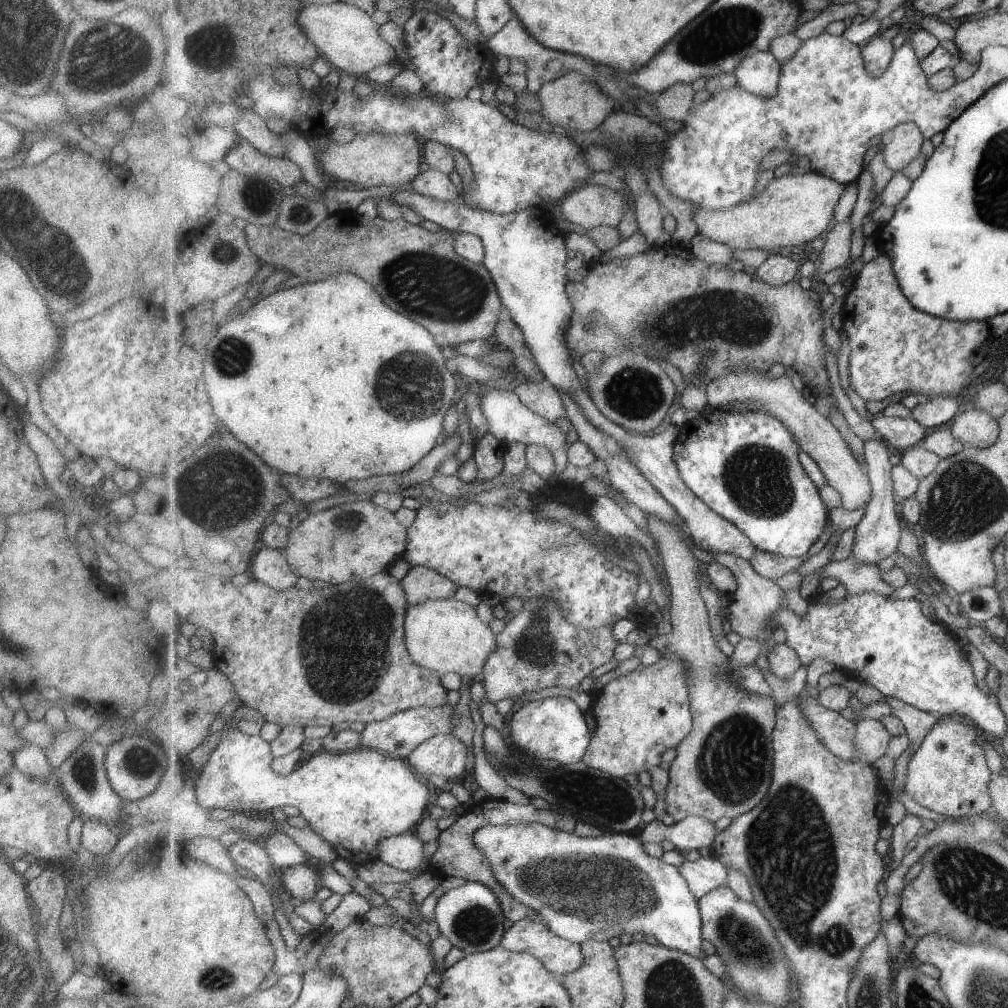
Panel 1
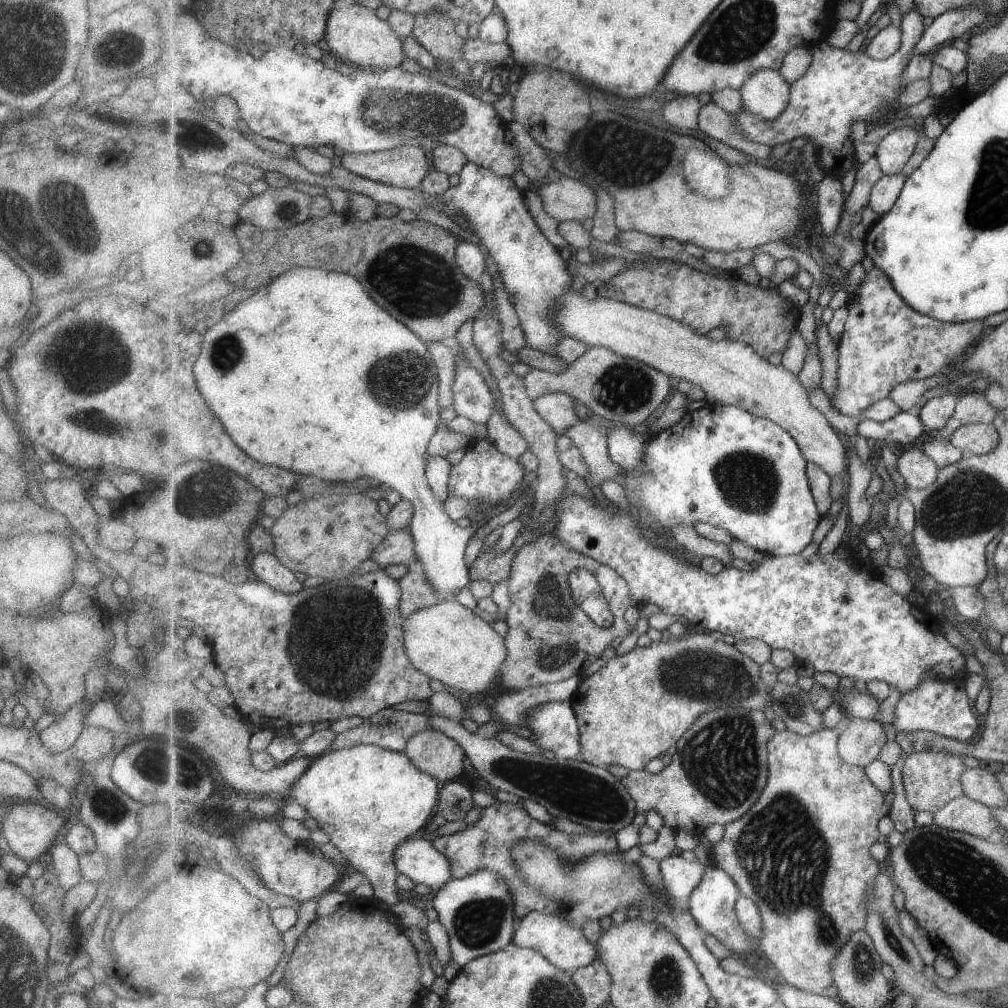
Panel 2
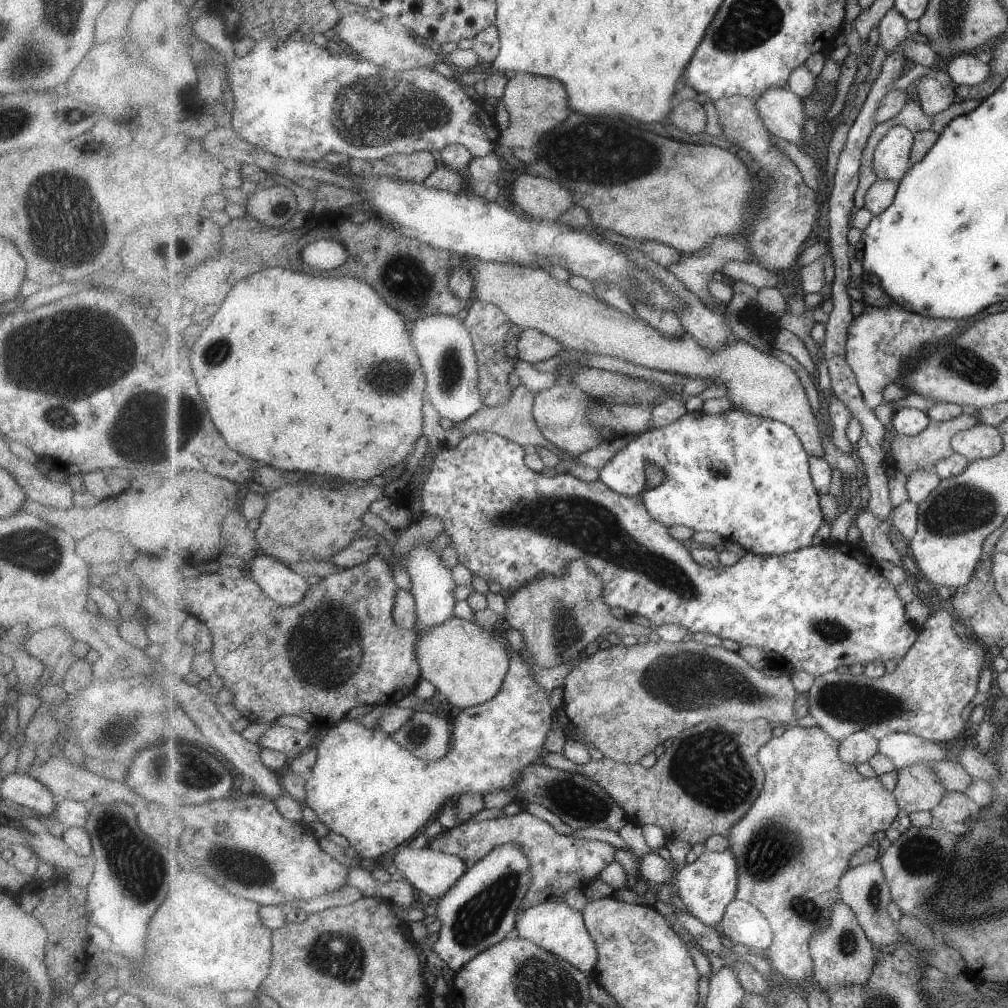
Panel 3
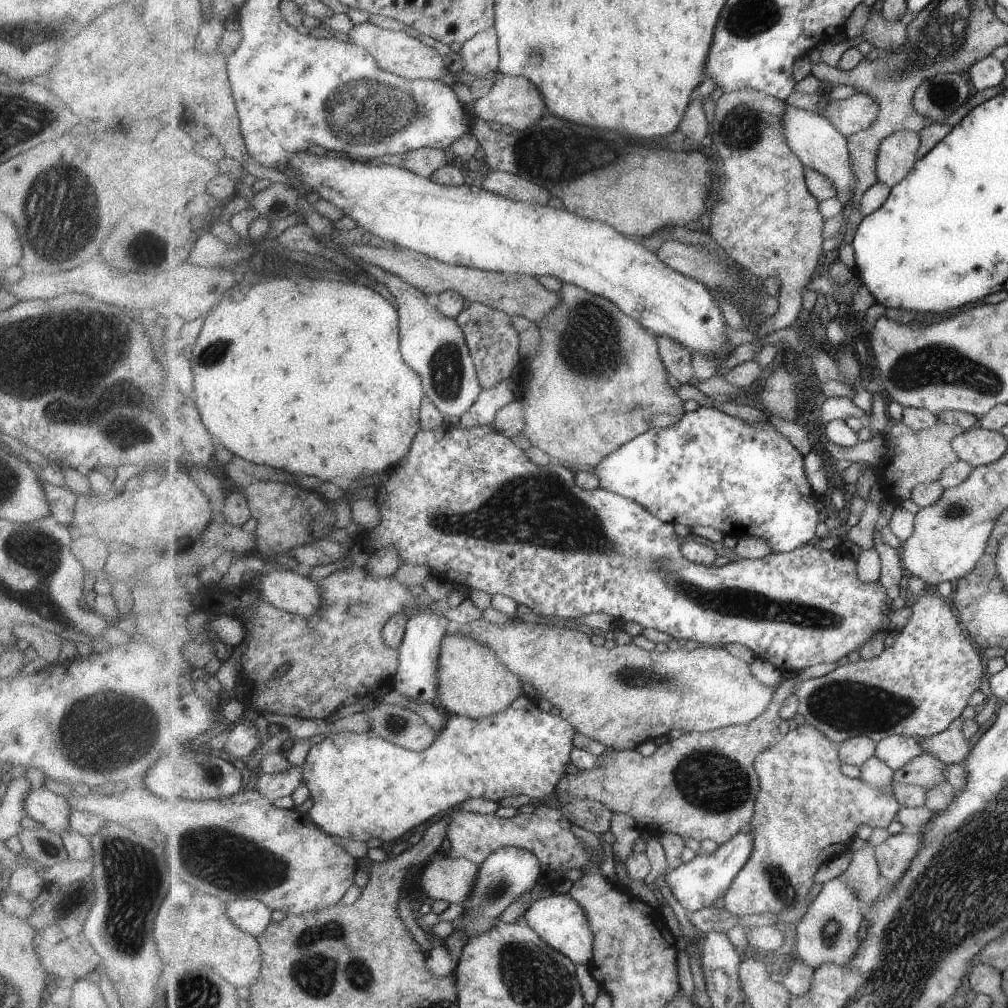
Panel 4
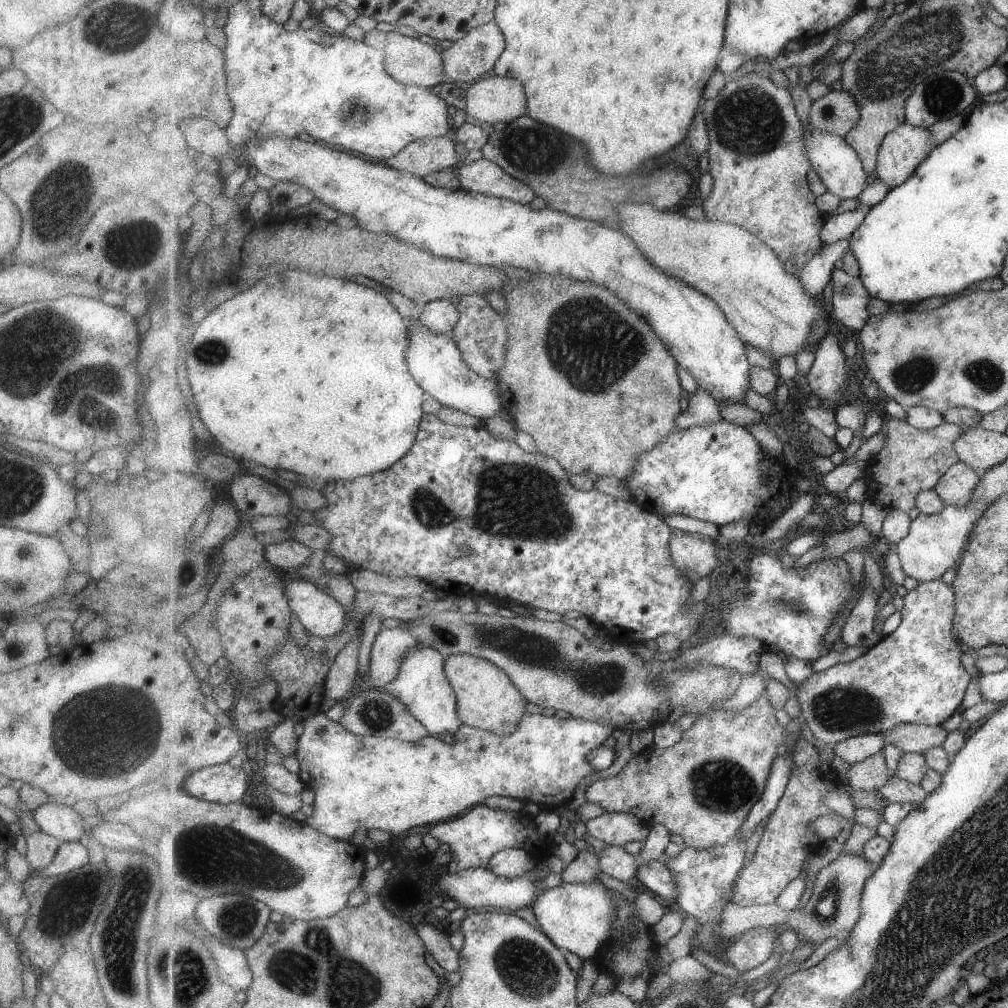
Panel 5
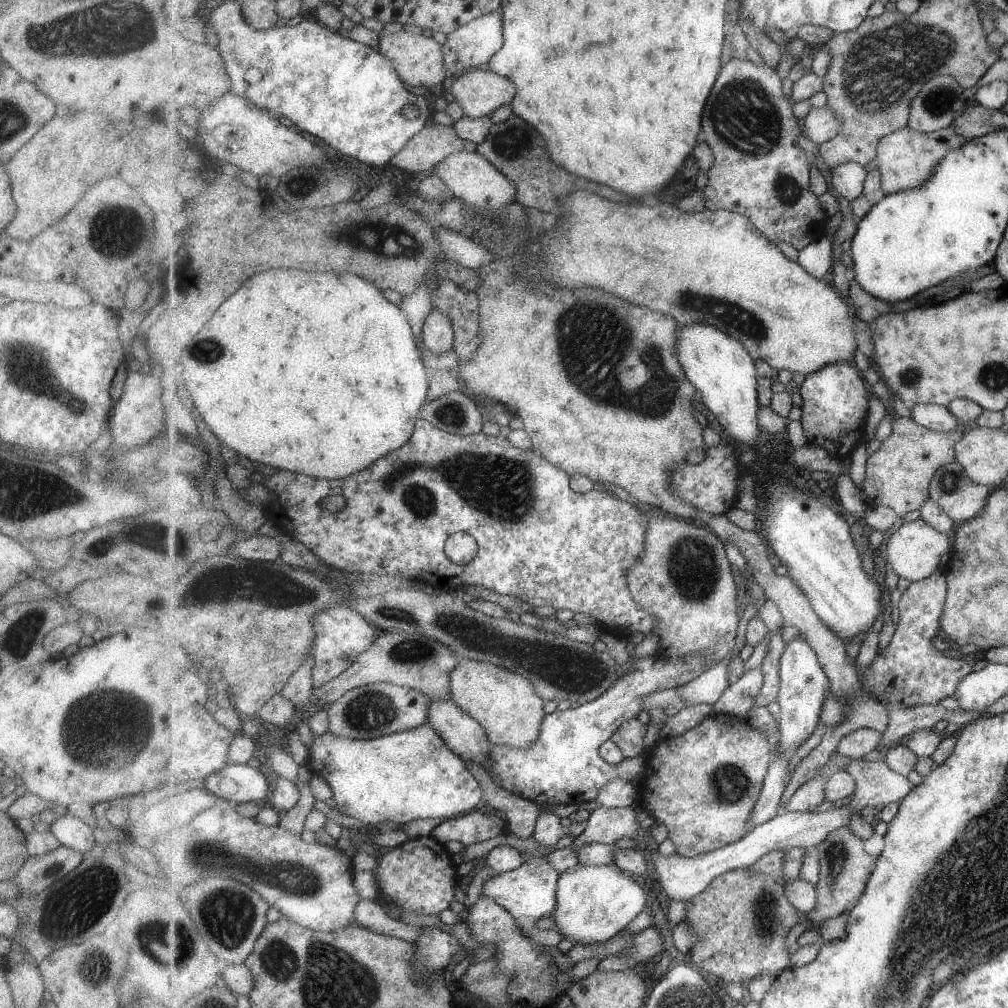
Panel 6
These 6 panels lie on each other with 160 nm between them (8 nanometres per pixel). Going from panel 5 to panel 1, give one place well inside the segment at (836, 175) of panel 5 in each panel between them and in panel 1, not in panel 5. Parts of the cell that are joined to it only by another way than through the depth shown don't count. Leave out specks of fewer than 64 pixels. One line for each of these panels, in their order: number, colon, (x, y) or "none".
1: (760, 73)
2: (766, 93)
3: (783, 112)
4: (821, 146)

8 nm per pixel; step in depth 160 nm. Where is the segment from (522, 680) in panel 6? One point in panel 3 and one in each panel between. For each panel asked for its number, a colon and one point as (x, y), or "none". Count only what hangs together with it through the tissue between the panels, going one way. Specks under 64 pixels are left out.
3: (467, 664)
4: (474, 682)
5: (488, 699)

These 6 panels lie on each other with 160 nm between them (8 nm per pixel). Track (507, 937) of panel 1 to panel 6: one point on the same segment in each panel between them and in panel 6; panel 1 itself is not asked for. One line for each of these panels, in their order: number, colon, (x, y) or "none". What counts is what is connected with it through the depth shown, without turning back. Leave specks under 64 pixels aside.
2: (566, 946)
3: (555, 926)
4: (561, 921)
5: (578, 917)
6: (594, 903)

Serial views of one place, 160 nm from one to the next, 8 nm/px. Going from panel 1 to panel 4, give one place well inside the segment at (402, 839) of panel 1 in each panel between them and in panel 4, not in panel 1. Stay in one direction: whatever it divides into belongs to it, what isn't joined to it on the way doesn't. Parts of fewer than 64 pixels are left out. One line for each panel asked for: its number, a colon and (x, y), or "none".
2: (418, 859)
3: (433, 872)
4: (450, 879)

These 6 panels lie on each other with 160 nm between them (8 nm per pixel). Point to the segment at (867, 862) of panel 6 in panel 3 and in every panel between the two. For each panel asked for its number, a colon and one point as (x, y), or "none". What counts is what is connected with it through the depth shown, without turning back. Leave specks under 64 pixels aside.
3: (844, 956)
4: (829, 933)
5: (834, 906)

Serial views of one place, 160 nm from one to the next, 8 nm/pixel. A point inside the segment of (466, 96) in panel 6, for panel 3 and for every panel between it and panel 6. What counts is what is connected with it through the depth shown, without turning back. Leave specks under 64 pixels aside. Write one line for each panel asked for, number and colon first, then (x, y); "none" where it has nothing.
3: (536, 105)
4: (515, 101)
5: (493, 98)

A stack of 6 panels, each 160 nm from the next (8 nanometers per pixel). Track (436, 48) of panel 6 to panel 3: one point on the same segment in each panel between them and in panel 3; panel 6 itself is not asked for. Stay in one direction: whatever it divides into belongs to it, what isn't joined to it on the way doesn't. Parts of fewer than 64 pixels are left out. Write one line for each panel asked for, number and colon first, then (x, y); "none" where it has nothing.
3: (384, 43)
4: (397, 52)
5: (408, 60)

